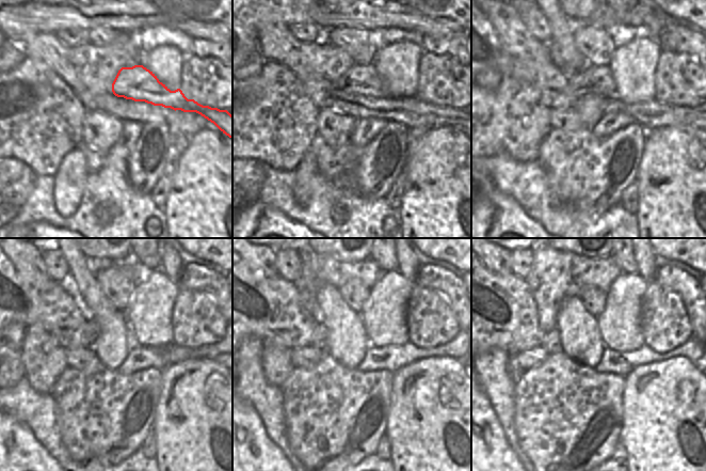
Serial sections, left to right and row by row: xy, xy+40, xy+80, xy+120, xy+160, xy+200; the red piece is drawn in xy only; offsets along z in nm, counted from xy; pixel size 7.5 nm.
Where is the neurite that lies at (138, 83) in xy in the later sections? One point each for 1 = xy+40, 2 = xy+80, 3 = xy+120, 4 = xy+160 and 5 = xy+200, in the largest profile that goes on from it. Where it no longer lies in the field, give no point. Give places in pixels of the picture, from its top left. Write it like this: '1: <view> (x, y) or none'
1: xy+40 (364, 80)
2: xy+80 (598, 79)
3: xy+120 (92, 332)
4: xy+160 (320, 333)
5: xy+200 (550, 342)

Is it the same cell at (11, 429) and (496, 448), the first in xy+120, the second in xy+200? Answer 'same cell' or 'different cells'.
same cell

